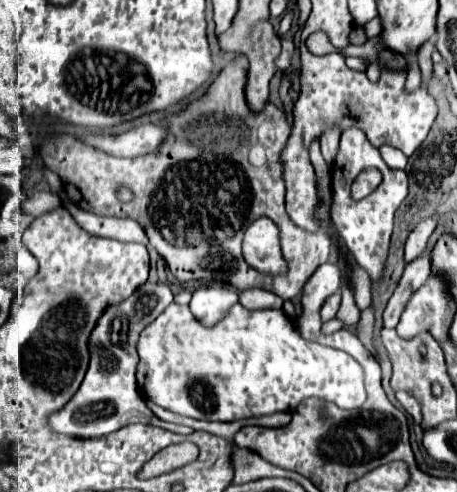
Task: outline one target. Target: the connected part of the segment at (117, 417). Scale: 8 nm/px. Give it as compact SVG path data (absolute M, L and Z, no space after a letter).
M147 281L131 297L127 297L119 305L109 305L103 311L89 335L91 361L79 391L73 395L73 401L69 401L67 407L49 417L49 423L57 433L65 433L71 437L99 437L113 433L129 423L147 423L175 431L175 425L163 423L153 415L135 385L135 367L139 361L135 343L139 339L139 333L145 329L145 325L157 319L169 303L173 303L173 293L169 285Z

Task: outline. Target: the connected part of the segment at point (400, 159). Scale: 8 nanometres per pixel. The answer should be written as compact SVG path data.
M383 145L383 147L381 147L381 157L383 157L383 161L385 161L391 169L403 169L408 162L408 158L405 157L402 151L391 147L391 145Z

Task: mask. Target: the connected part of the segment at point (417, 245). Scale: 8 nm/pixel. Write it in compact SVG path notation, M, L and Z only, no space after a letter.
M427 217L427 219L423 219L423 221L411 231L411 235L409 235L407 243L405 243L405 261L407 261L407 263L421 255L421 251L423 251L425 245L427 245L427 239L429 239L429 235L433 233L435 227L437 227L437 217Z

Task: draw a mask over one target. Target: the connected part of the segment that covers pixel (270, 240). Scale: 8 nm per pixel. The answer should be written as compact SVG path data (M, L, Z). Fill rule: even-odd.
M261 217L249 227L249 231L245 231L243 257L259 273L265 273L265 275L285 273L285 259L281 253L279 227L271 219Z

